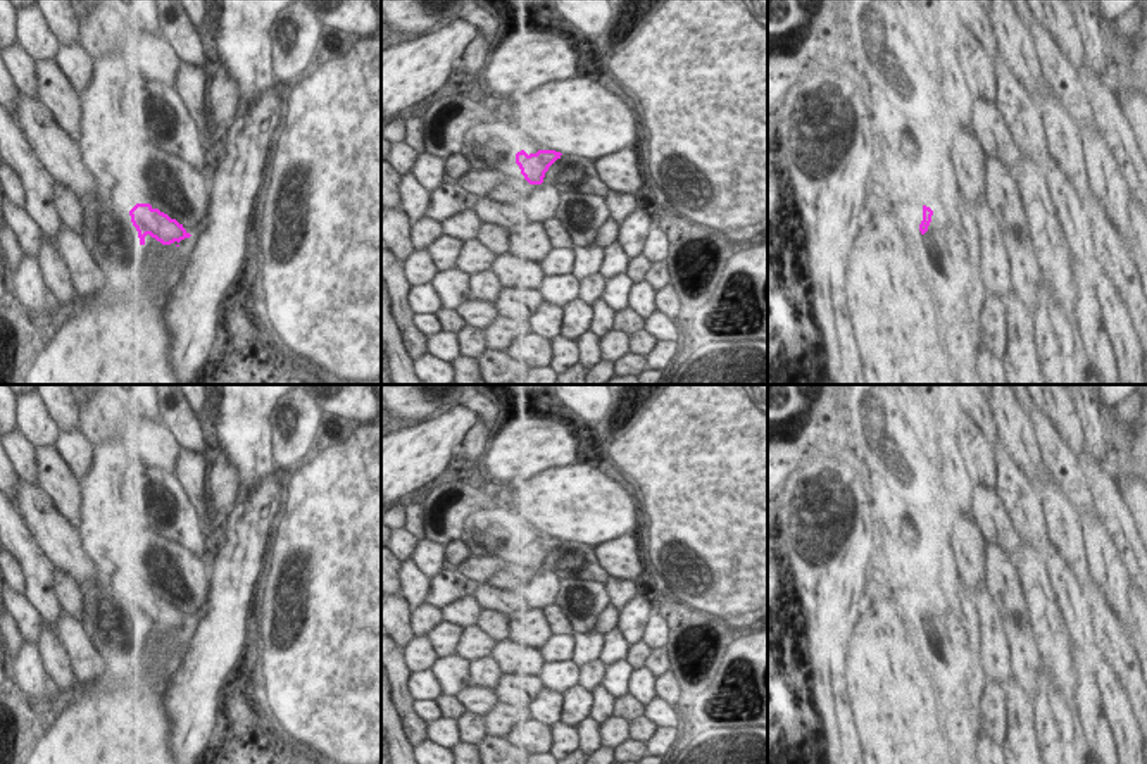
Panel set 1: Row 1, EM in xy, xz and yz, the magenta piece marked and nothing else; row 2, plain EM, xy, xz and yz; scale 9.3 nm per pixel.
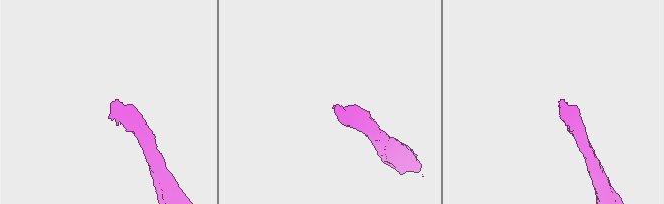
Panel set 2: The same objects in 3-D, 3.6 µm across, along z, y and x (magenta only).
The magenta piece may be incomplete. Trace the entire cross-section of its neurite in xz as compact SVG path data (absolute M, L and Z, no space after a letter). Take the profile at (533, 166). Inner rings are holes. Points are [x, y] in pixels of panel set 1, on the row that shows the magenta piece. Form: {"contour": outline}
{"contour": "M524 150L516 153L516 164L521 174L530 185L542 185L548 167L561 159L561 152L555 150L538 150L536 153L526 153Z"}

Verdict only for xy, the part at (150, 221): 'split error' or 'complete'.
complete

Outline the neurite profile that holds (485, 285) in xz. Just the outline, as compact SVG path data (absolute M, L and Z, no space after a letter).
M485 269L469 278L469 288L473 298L495 302L504 286L492 269Z

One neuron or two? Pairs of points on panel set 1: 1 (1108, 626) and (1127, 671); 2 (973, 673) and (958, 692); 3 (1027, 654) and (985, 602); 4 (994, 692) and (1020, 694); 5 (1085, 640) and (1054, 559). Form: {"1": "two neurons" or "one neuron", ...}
{"1": "one neuron", "2": "two neurons", "3": "two neurons", "4": "two neurons", "5": "one neuron"}

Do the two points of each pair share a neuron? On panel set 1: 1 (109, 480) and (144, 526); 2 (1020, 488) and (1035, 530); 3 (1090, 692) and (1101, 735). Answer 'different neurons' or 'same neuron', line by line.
1: different neurons
2: same neuron
3: same neuron

